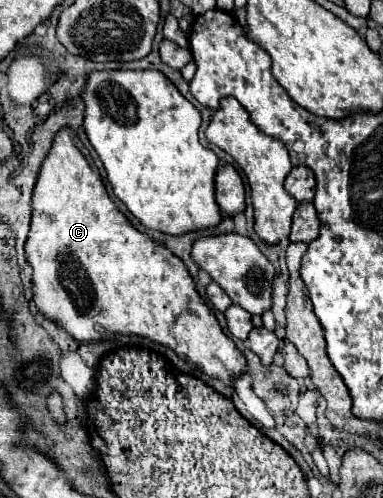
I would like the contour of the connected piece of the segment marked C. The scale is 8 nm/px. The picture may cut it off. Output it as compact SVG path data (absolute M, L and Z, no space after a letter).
M62 127L56 135L54 135L54 141L52 141L52 149L48 151L44 163L42 163L42 169L38 173L38 181L34 185L34 193L32 193L32 221L30 221L30 233L28 233L28 241L26 241L26 261L32 265L32 293L34 293L34 303L38 305L38 309L54 319L60 327L64 327L74 339L78 341L100 341L102 339L102 333L128 333L128 335L142 335L142 337L150 337L170 349L174 349L180 357L184 357L186 361L194 363L196 367L204 369L210 377L216 377L216 379L222 379L226 385L230 385L234 381L236 375L244 373L244 367L246 367L246 359L242 357L242 353L236 349L236 345L232 343L230 337L224 335L222 327L218 325L216 321L216 315L212 313L212 309L204 303L204 299L198 295L196 291L196 285L194 285L194 279L190 277L186 265L172 253L168 251L166 247L154 243L148 235L140 235L138 229L134 229L128 219L114 207L112 199L108 197L106 189L104 189L104 183L100 179L100 173L98 169L90 163L88 159L88 151L84 149L82 141L78 139L76 131L72 127Z

